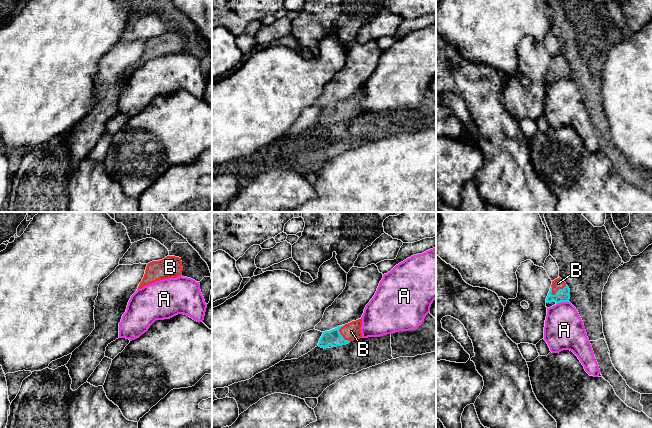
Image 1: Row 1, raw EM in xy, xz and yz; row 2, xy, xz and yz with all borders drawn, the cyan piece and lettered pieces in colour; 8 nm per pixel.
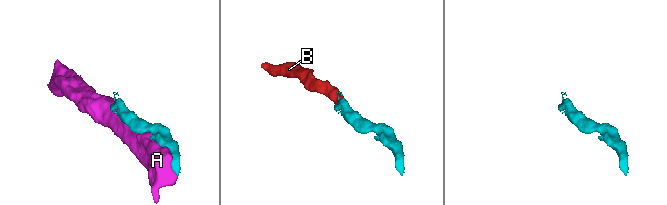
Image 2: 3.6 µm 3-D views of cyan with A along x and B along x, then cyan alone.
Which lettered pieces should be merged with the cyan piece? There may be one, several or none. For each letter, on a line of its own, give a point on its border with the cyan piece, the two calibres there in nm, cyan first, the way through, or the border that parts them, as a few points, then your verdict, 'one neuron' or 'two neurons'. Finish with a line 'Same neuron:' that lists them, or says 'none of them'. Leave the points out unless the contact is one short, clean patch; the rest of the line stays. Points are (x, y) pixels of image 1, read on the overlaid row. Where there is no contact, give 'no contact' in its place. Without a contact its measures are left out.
A: contact yz (562, 301); calibres 110 and 320 nm; two neurons
B: contact yz (558, 290); calibres 110 and 90 nm; way yz (562, 295), (558, 290), (558, 283); one neuron
Same neuron: B

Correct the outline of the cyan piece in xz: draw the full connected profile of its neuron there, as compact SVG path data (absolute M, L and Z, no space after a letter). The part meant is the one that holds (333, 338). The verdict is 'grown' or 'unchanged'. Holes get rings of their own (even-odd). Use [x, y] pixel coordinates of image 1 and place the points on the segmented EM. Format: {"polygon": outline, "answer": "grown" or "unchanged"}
{"polygon": "M358 319L330 331L325 331L319 340L318 346L326 349L329 346L342 346L355 339L360 339L362 338L361 326L362 319Z", "answer": "grown"}

